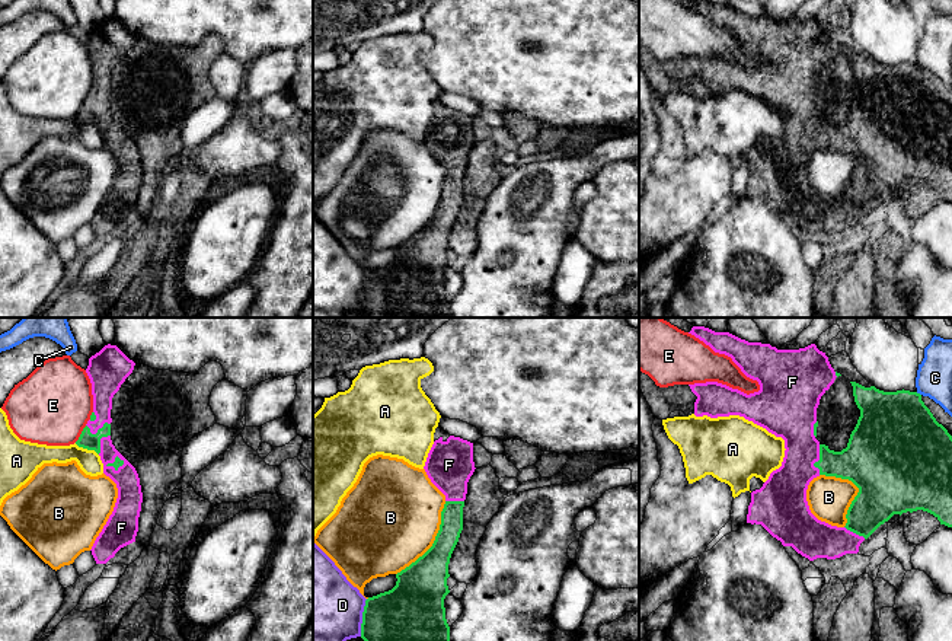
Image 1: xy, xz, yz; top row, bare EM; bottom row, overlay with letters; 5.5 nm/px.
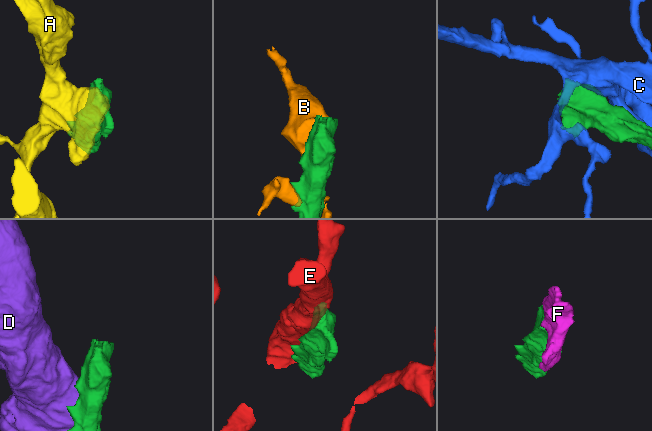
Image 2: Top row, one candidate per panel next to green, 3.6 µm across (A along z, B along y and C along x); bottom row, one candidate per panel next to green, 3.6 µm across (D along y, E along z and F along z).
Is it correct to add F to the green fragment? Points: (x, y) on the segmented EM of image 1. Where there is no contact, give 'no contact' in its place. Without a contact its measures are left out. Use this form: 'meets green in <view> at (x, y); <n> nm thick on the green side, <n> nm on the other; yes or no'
meets green in yz at (820, 459); 260 nm thick on the green side, 220 nm on the other; yes

